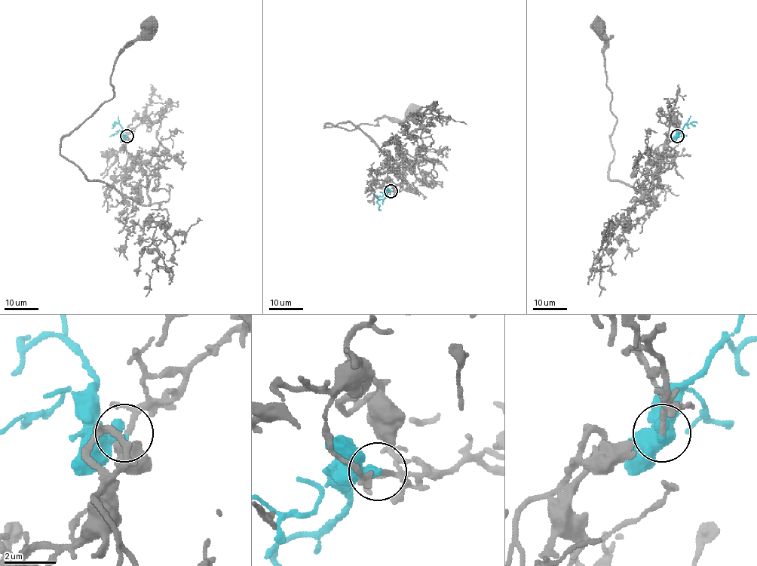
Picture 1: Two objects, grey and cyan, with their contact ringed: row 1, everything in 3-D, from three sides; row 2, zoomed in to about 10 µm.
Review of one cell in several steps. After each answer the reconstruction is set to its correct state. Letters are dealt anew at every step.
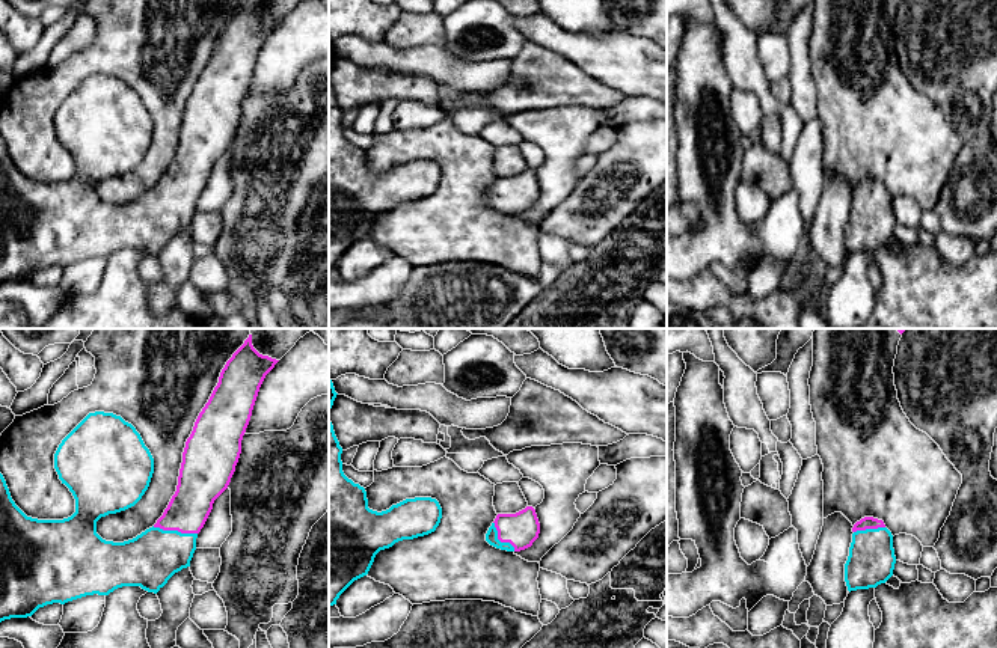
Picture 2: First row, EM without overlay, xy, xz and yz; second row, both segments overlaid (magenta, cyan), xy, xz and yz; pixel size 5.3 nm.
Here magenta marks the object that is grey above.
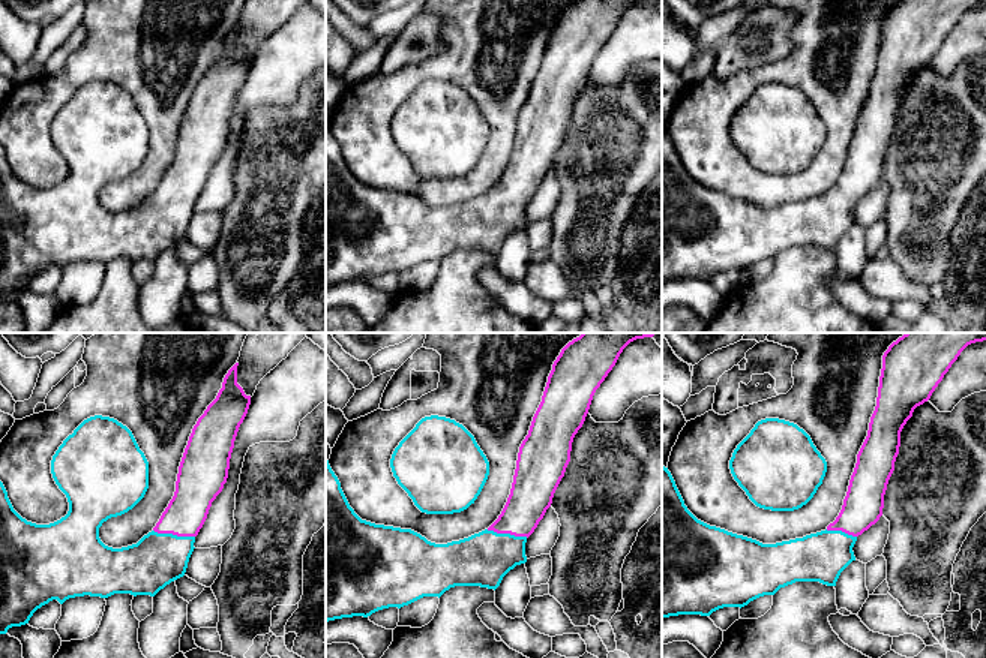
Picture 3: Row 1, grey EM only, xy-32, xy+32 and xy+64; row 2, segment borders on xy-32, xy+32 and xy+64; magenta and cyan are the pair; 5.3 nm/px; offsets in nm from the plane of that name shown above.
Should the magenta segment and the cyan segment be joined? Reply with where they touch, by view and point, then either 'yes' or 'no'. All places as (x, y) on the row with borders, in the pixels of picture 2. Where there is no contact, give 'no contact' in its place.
xy (175, 529) | yes

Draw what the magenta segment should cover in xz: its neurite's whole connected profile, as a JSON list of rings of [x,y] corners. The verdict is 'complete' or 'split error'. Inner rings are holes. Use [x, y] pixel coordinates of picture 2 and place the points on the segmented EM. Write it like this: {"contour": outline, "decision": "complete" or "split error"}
{"contour": [[[532,506],[516,514],[498,514],[486,533],[486,541],[501,550],[520,552],[538,538],[540,523]]], "decision": "split error"}

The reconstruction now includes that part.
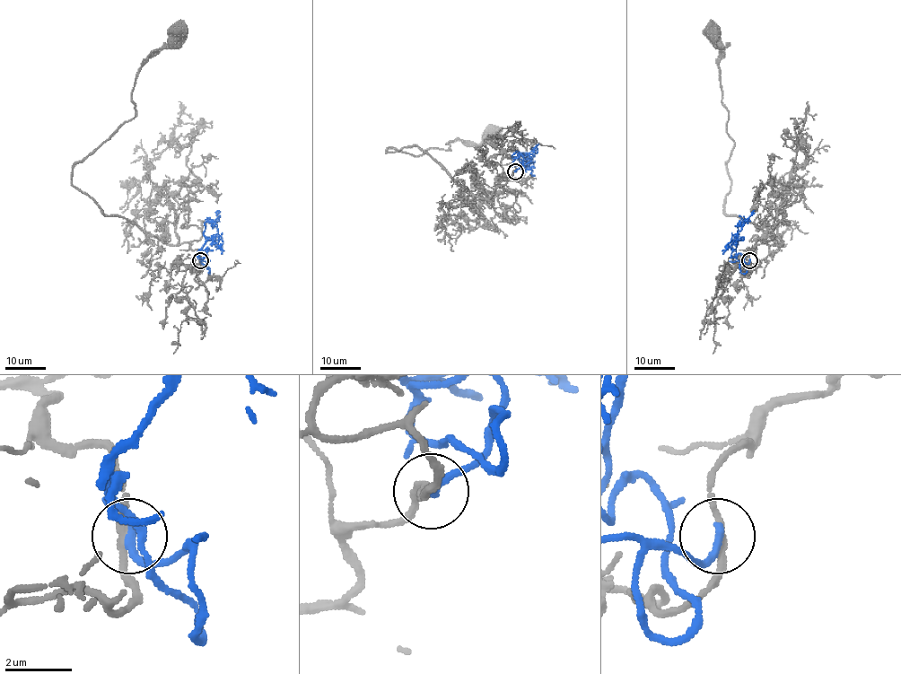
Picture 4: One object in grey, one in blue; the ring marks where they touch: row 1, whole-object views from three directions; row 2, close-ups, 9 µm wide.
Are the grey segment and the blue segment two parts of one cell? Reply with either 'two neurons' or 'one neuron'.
one neuron

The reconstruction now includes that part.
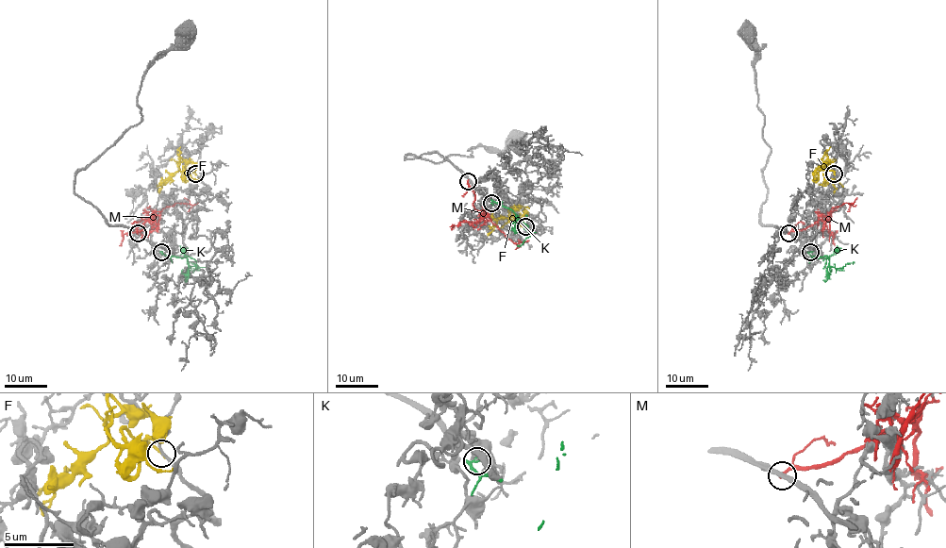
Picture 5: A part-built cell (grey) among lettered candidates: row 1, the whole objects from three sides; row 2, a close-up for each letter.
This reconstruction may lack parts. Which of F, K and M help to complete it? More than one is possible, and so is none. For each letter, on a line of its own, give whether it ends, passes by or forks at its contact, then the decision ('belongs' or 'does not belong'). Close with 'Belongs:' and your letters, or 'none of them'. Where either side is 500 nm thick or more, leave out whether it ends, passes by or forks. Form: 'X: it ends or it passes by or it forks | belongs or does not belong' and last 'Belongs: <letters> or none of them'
F: it ends | belongs
K: it ends | does not belong
M: it passes by | does not belong
Belongs: F

